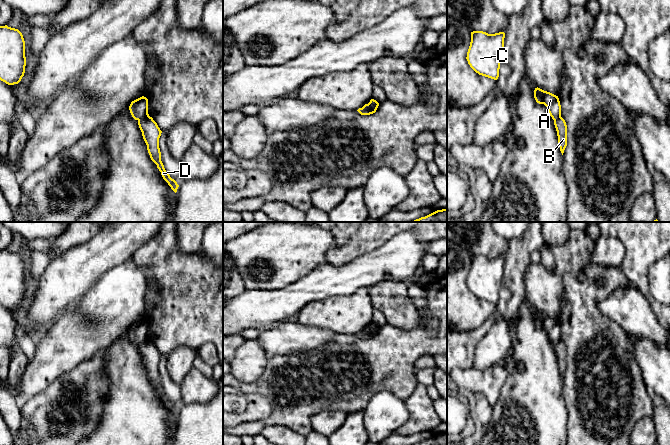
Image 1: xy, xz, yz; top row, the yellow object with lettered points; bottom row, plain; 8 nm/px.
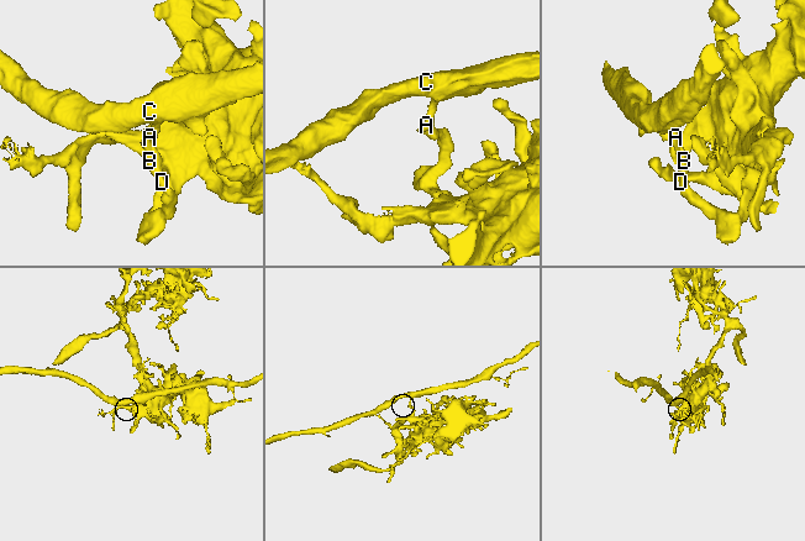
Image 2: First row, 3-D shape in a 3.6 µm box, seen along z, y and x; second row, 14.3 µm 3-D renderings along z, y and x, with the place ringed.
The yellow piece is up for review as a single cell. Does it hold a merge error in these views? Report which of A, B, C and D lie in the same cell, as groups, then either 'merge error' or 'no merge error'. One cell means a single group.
A C / B D; merge error

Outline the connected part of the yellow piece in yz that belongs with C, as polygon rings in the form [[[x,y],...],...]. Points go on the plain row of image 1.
[[[483,255],[471,256],[467,276],[470,291],[479,299],[497,304],[504,276],[505,257],[488,258]]]

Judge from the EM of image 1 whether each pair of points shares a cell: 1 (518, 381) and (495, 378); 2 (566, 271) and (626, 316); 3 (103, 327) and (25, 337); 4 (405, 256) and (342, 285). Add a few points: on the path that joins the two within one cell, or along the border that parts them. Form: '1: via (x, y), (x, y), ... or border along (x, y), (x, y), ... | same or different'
1: border along (504, 363), (507, 369), (507, 376), (497, 401) | different
2: border along (625, 289), (597, 302), (597, 307), (613, 321) | different
3: border along (36, 338), (35, 353), (28, 360) | different
4: via (389, 262), (358, 273) | same

